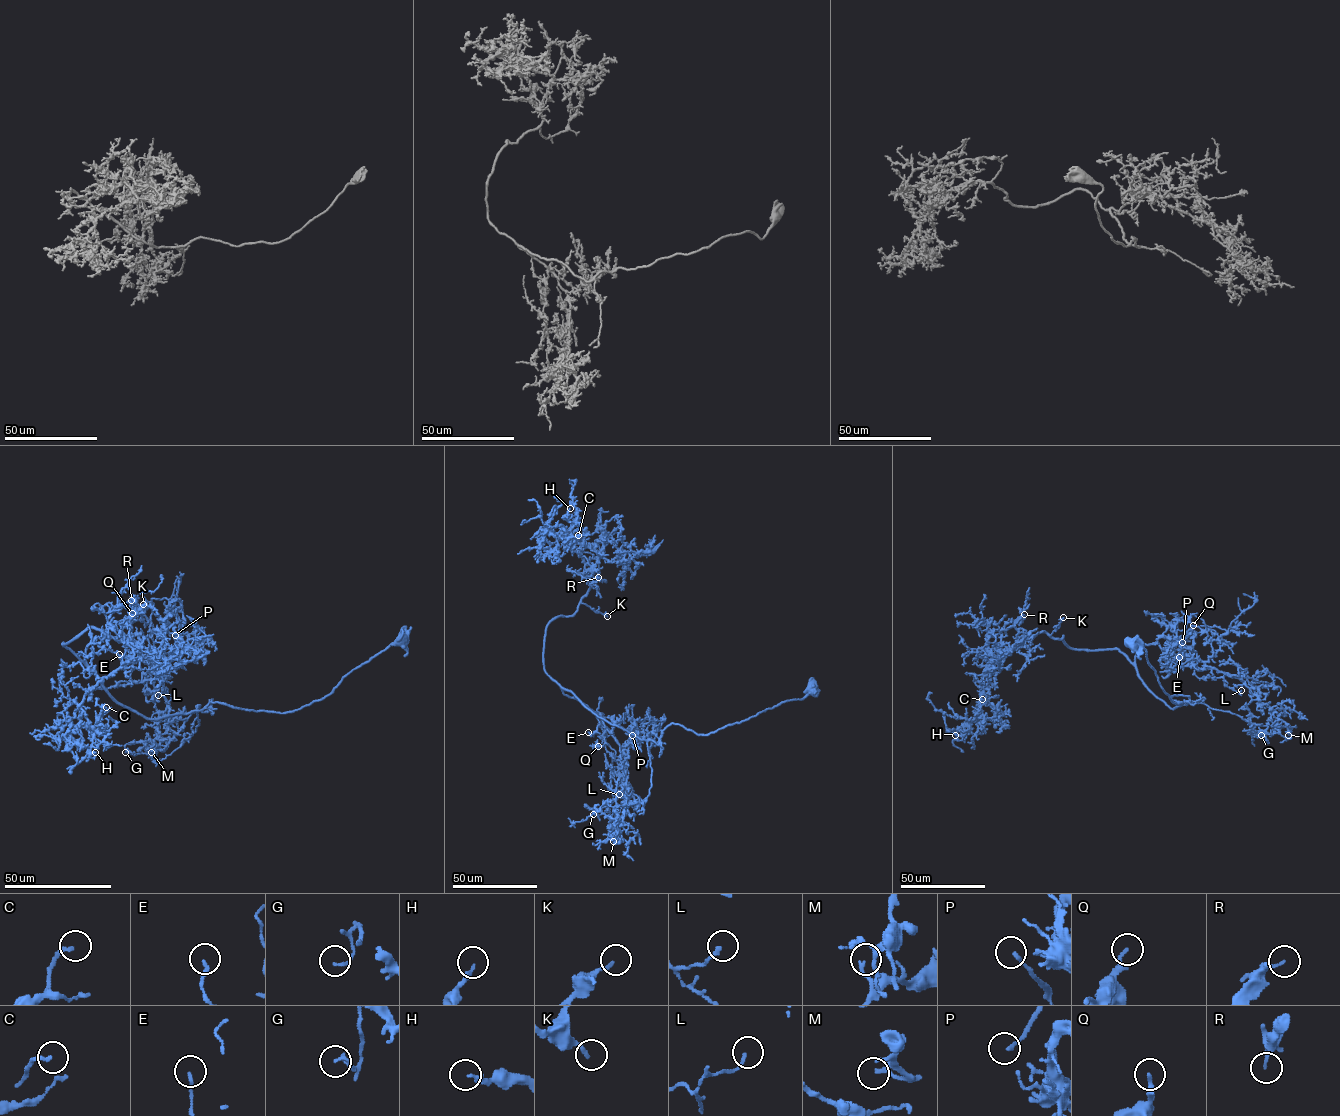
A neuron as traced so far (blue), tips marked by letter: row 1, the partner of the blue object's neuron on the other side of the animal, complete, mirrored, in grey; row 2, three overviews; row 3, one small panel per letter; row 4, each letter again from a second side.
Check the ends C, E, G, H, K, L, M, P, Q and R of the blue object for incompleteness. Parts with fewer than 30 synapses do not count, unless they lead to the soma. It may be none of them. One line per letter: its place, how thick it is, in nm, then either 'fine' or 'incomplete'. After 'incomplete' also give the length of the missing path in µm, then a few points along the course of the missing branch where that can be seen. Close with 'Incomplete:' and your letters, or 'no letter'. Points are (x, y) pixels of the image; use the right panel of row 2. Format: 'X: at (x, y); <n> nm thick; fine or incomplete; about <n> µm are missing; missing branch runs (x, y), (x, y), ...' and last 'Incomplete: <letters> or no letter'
C: at (982, 699); 190 nm thick; fine
E: at (1179, 657); 150 nm thick; fine
G: at (1261, 735); 120 nm thick; fine
H: at (955, 735); 170 nm thick; fine
K: at (1063, 617); 160 nm thick; incomplete; about 35 µm are missing; missing branch runs (1063, 617), (1071, 620), (1090, 602), (1096, 602)
L: at (1241, 690); 140 nm thick; fine
M: at (1288, 735); 170 nm thick; fine
P: at (1182, 642); 110 nm thick; fine
Q: at (1193, 625); 200 nm thick; fine
R: at (1024, 614); 130 nm thick; fine
Incomplete: K

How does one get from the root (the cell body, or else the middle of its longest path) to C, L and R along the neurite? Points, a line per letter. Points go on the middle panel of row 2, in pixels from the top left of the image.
C: (812, 686), (656, 742), (597, 717), (544, 664), (599, 557), (558, 534), (578, 535)
L: (812, 686), (707, 734), (669, 724), (656, 742), (609, 723), (561, 688), (622, 748), (619, 794)
R: (812, 686), (707, 734), (671, 723), (639, 739), (544, 670), (546, 627), (587, 593), (596, 540), (598, 577)

